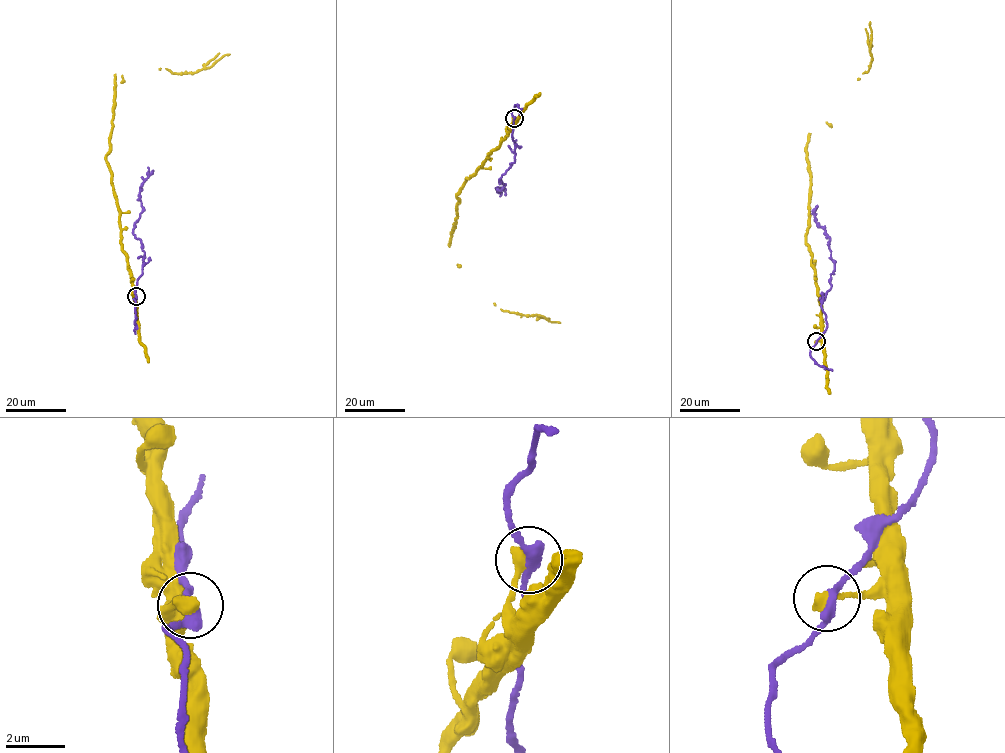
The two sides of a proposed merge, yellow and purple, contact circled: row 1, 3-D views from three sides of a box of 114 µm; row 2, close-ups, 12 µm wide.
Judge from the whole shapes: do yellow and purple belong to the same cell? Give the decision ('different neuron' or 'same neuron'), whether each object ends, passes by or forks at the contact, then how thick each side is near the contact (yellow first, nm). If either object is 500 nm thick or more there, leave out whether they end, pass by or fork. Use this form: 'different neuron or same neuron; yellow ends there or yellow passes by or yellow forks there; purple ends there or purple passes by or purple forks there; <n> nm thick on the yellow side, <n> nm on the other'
different neuron; 500 nm thick on the yellow side, 300 nm on the other

